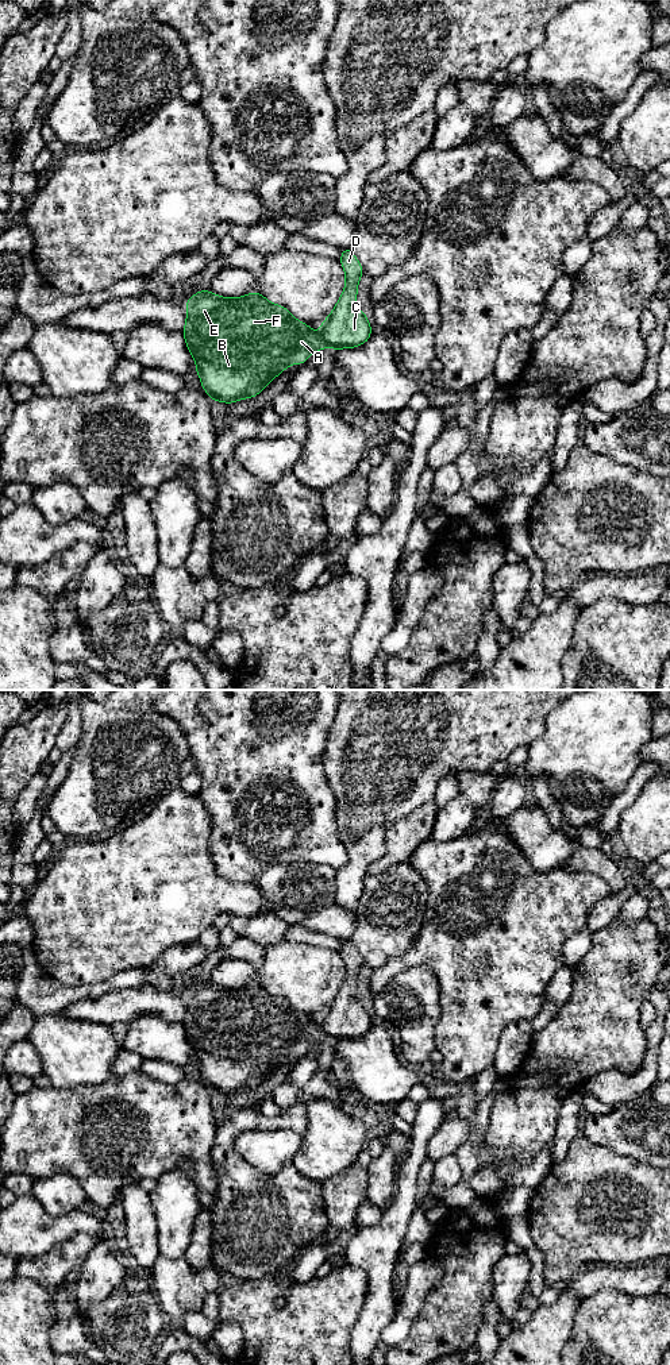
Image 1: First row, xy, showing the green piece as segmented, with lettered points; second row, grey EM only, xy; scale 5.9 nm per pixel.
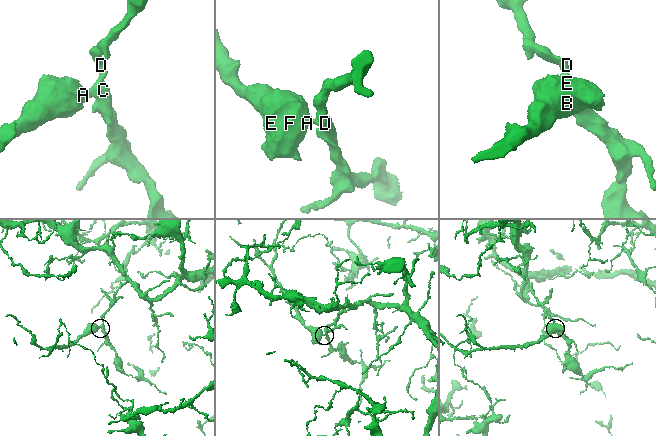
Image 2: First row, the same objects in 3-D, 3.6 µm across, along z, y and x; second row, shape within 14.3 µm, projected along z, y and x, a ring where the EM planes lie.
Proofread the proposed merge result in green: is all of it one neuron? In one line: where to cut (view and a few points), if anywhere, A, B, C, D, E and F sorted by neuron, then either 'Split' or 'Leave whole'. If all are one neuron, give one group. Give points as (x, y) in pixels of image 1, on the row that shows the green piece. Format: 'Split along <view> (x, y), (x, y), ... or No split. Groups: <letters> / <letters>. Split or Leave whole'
Split along xy (319, 335), (328, 346). Groups: A B E F / C D. Split

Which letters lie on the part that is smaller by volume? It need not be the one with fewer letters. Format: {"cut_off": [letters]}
{"cut_off": ["A", "B", "E", "F"]}

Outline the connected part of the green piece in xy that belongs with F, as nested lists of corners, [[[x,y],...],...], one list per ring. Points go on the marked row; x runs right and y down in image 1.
[[[200,290],[186,301],[186,324],[182,333],[196,360],[196,373],[203,389],[212,401],[230,405],[236,400],[254,398],[290,363],[303,365],[312,352],[328,347],[320,335],[311,331],[311,325],[294,319],[285,306],[269,302],[258,290],[238,298],[224,298],[209,290]]]

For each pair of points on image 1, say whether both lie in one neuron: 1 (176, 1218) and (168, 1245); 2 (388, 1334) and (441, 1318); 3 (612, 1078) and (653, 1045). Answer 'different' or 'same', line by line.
1: same
2: different
3: same

